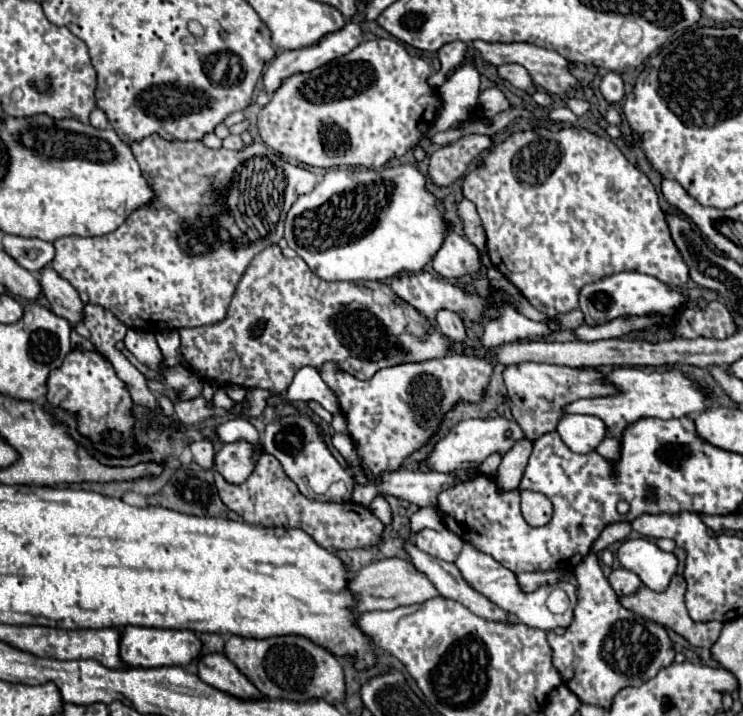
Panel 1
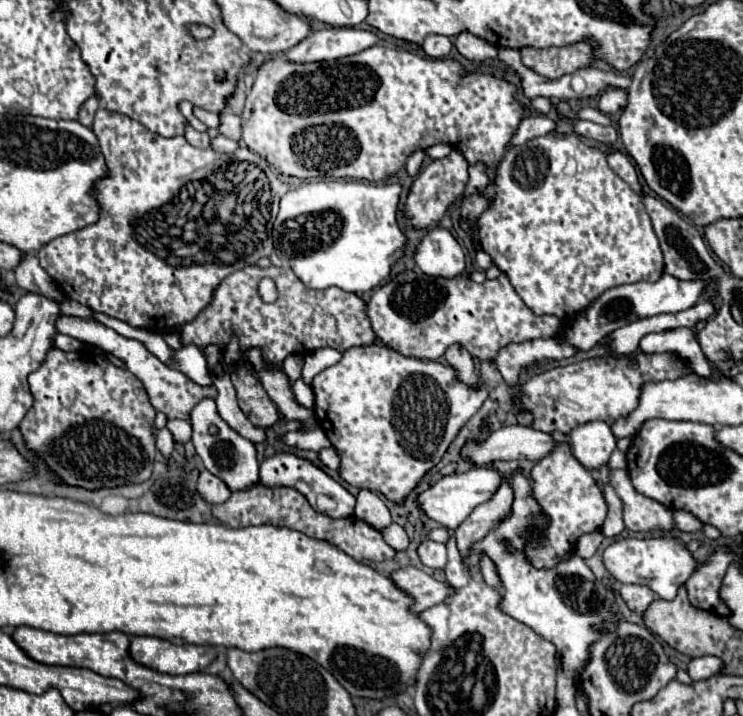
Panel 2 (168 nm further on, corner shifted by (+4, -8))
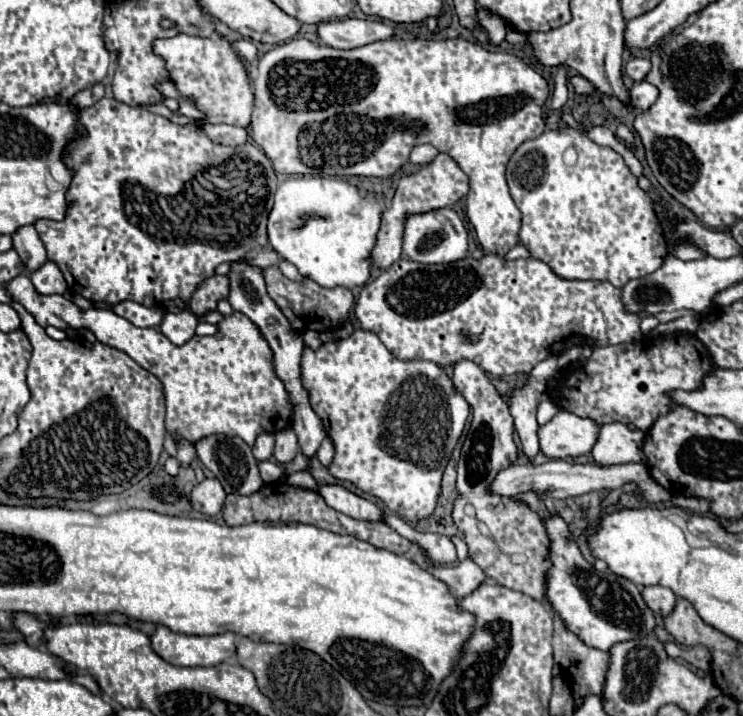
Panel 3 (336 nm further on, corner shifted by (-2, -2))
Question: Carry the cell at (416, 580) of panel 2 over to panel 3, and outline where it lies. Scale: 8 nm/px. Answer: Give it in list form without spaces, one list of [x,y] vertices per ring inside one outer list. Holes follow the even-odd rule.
[[[466,558],[460,564],[454,564],[450,568],[432,564],[430,572],[434,574],[434,578],[442,580],[450,588],[450,594],[456,596],[456,598],[462,598],[462,596],[470,594],[472,590],[476,590],[476,586],[480,582],[486,580],[486,576],[480,570],[480,566],[474,560],[470,560],[470,558]]]

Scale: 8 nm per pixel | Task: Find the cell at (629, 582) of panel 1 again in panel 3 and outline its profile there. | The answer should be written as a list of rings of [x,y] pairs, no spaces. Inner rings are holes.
[[[644,586],[642,598],[646,600],[648,608],[660,616],[670,614],[674,608],[674,602],[676,602],[674,592],[670,588],[664,588],[664,586]]]

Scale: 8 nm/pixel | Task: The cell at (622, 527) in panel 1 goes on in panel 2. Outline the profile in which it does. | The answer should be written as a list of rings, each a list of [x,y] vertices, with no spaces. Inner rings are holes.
[[[602,466],[600,468],[600,474],[602,474],[602,484],[604,484],[604,498],[606,498],[606,504],[608,504],[608,516],[604,520],[604,526],[602,526],[602,532],[604,536],[610,536],[610,538],[616,538],[622,530],[624,530],[624,522],[622,522],[622,502],[620,498],[616,496],[616,492],[612,490],[612,486],[608,486],[608,472],[610,468],[608,466]]]

